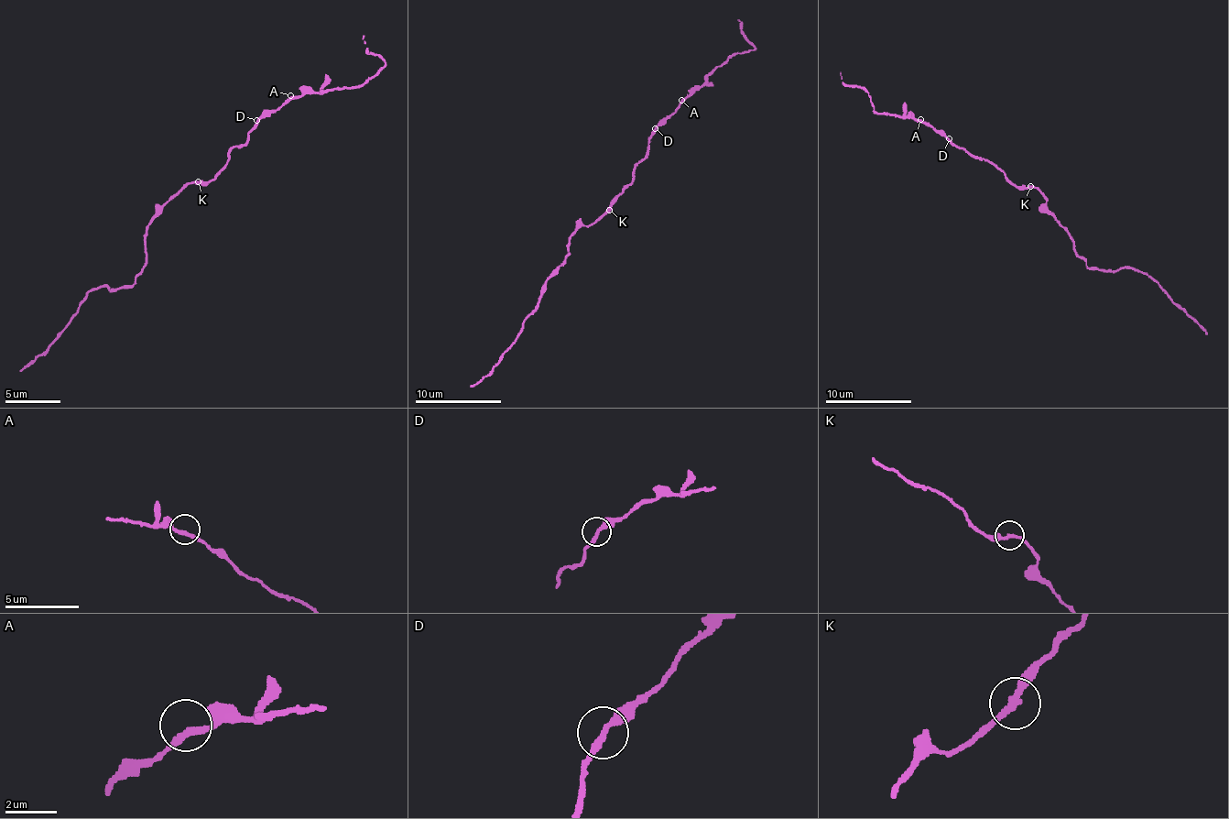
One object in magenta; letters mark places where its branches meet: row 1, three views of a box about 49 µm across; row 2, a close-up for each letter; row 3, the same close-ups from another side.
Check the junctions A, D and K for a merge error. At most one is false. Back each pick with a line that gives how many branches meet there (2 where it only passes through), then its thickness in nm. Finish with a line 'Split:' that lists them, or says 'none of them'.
Split: none of them

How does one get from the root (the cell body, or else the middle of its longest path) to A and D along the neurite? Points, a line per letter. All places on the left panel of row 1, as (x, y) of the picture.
A: (199, 183), (207, 183), (226, 164), (226, 156), (245, 142), (248, 131), (290, 95)
D: (199, 183), (207, 183), (226, 164), (226, 156), (245, 142), (248, 131), (256, 120)

